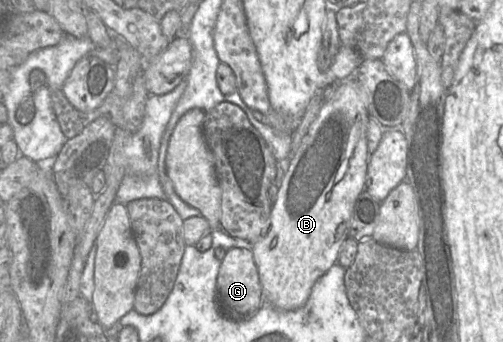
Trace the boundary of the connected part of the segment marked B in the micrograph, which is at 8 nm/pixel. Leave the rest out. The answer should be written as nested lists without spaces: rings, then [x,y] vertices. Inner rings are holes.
[[[346,79],[340,81],[337,84],[337,87],[332,96],[329,99],[326,99],[322,104],[316,119],[310,125],[309,130],[304,136],[300,146],[289,160],[289,166],[283,176],[282,184],[277,195],[277,200],[271,209],[270,226],[267,232],[252,244],[252,253],[255,264],[257,266],[259,280],[262,287],[263,301],[268,302],[277,309],[290,311],[302,307],[308,300],[315,282],[338,261],[340,247],[348,237],[349,219],[351,217],[354,203],[359,194],[365,190],[367,165],[370,156],[367,149],[368,118],[368,112],[364,107],[364,104],[359,96],[358,89],[353,80]]]

